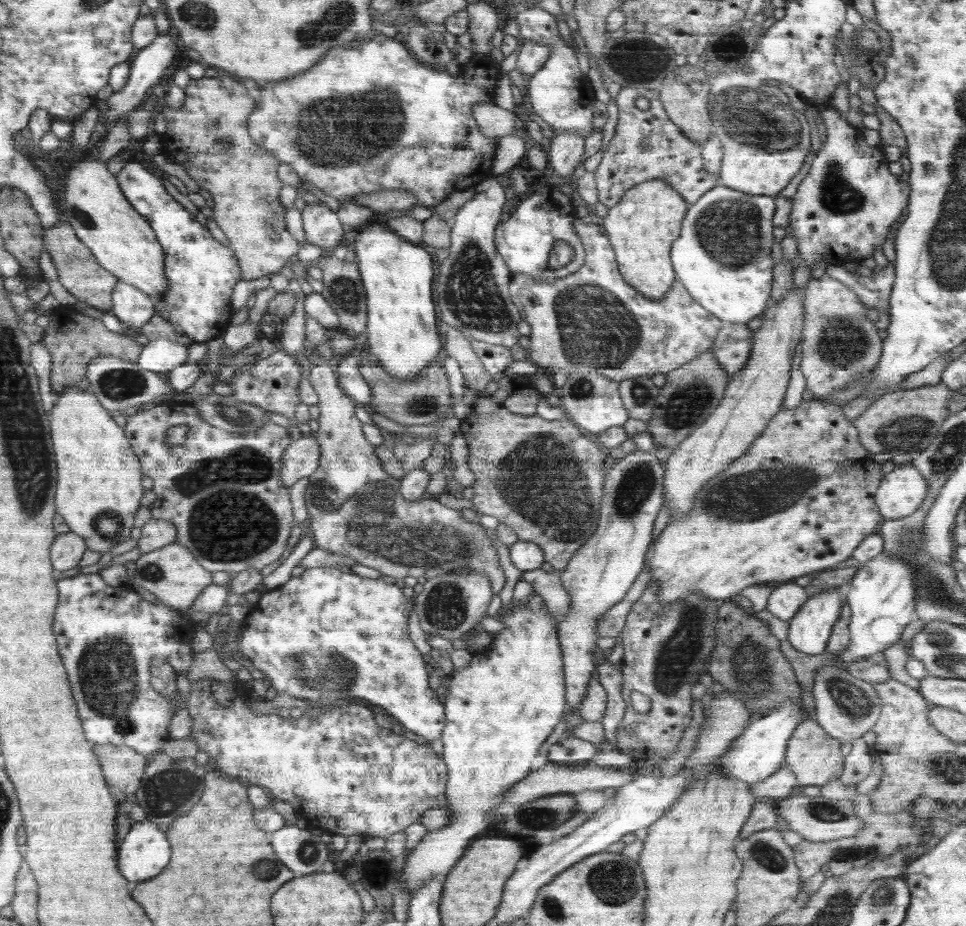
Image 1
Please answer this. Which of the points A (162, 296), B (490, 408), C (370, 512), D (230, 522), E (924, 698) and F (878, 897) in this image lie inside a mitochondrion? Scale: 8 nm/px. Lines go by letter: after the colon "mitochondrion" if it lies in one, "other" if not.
A: other
B: other
C: mitochondrion
D: mitochondrion
E: other
F: mitochondrion

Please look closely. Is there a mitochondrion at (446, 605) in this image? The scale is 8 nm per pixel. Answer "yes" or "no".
yes

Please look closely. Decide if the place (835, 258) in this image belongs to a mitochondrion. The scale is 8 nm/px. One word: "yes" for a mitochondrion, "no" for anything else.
no

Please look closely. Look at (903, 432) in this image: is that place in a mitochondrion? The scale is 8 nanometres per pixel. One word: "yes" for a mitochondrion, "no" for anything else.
yes

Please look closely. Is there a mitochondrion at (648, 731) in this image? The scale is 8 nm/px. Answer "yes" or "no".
no

